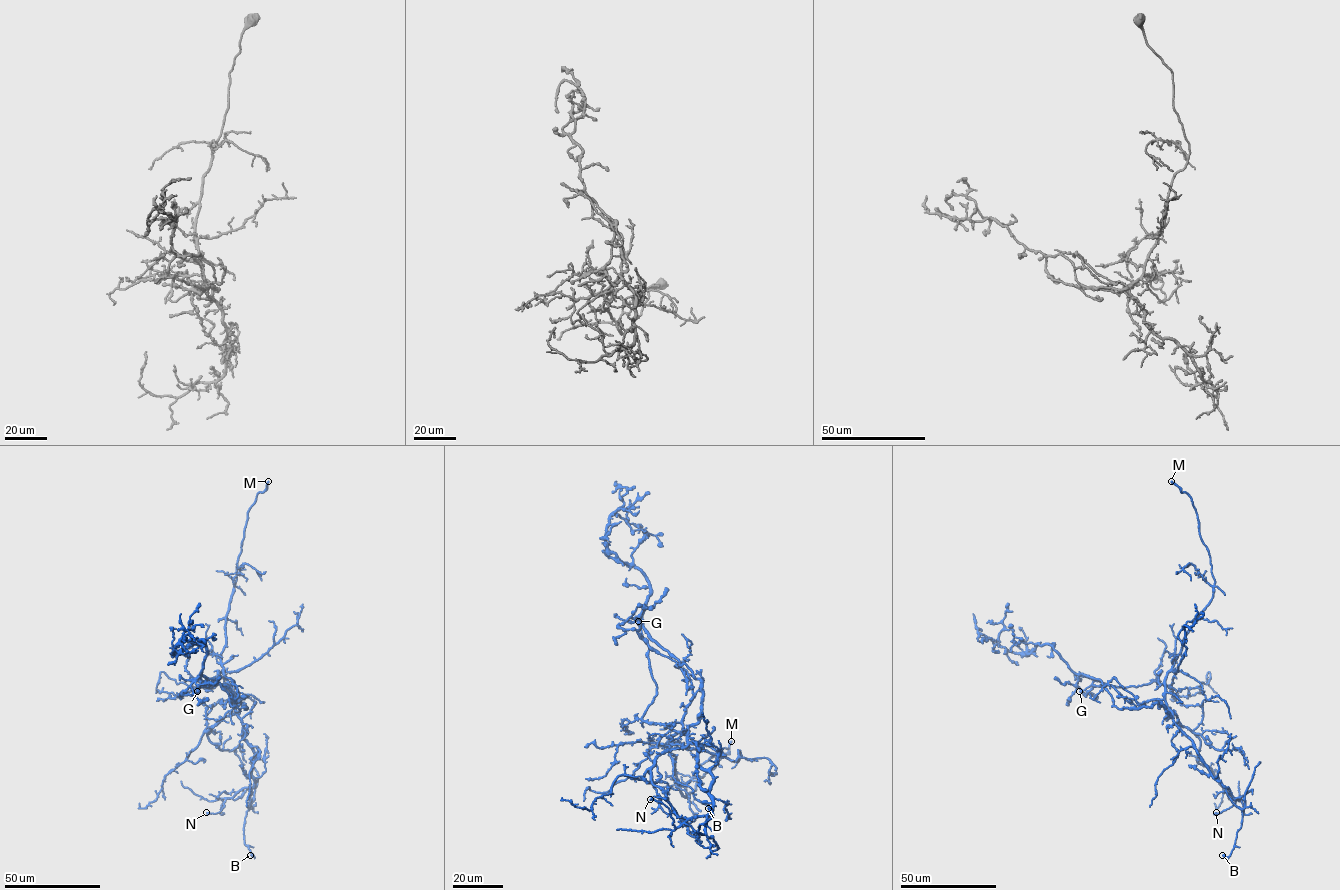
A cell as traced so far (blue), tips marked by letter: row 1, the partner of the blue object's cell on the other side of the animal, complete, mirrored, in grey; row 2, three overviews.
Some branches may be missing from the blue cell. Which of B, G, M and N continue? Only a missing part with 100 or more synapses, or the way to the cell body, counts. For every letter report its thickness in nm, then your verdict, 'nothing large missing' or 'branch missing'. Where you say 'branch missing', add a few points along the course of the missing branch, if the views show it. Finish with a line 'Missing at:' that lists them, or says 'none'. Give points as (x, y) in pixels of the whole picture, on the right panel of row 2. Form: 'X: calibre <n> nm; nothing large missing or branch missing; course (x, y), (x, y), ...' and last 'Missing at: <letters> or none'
B: calibre 340 nm; nothing large missing
G: calibre 600 nm; nothing large missing
M: calibre 360 nm; branch missing
N: calibre 220 nm; nothing large missing
Missing at: M

